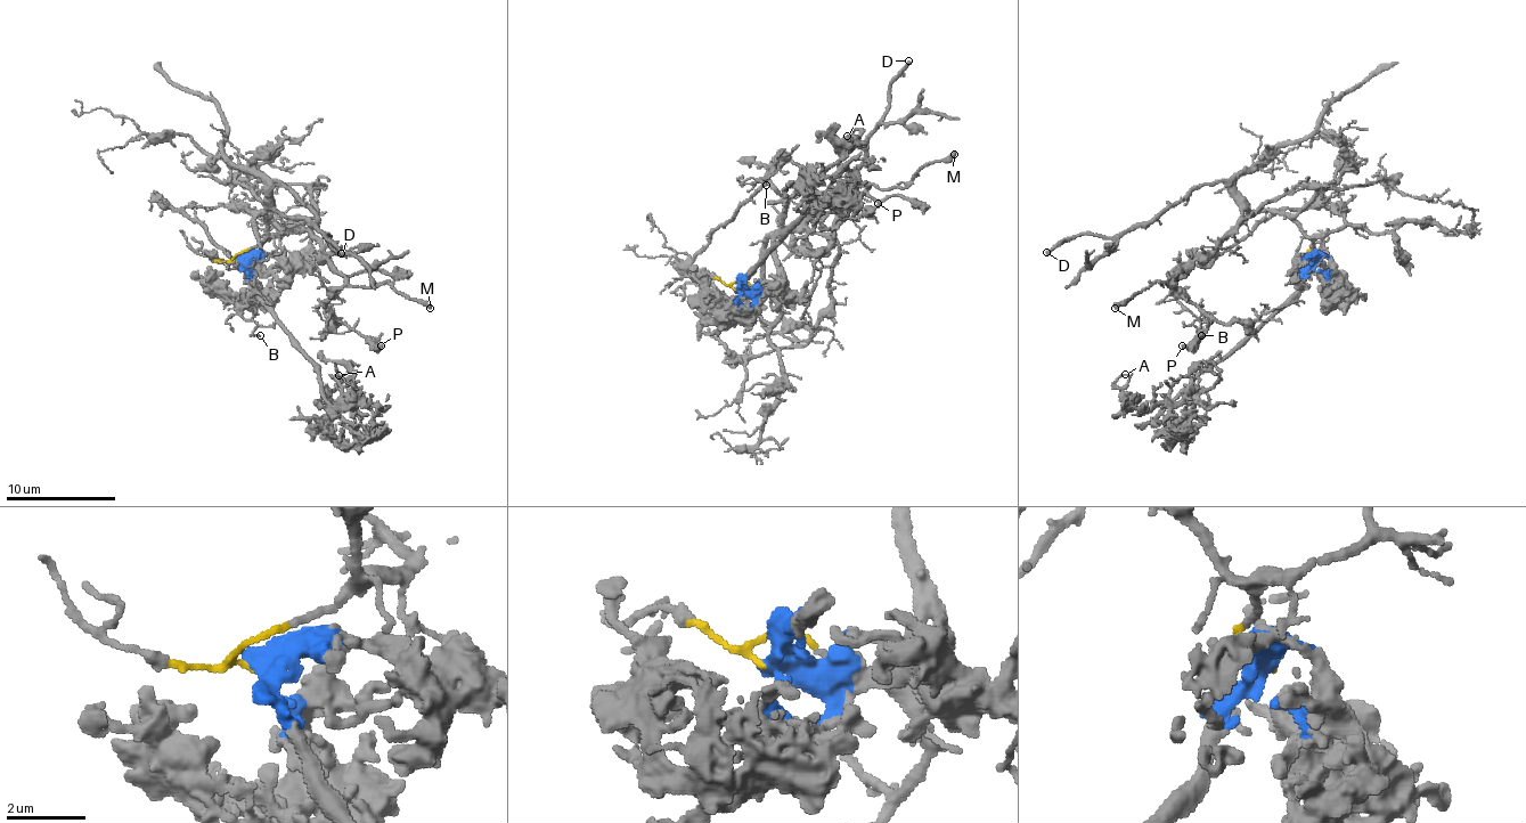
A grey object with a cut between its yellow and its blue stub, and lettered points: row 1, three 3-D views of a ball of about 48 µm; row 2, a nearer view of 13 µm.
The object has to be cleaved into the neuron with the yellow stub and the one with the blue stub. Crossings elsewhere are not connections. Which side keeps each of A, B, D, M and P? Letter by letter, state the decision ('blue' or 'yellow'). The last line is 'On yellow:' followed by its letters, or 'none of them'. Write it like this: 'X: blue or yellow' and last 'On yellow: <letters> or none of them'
A: blue
B: yellow
D: yellow
M: yellow
P: yellow
On yellow: B, D, M, P

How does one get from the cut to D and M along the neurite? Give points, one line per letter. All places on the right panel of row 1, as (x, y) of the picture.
D: (1318, 260), (1310, 254), (1313, 241), (1283, 213), (1250, 211), (1220, 181), (1121, 234), (1082, 234), (1046, 253)
M: (1318, 260), (1310, 254), (1313, 241), (1283, 213), (1241, 211), (1238, 225), (1173, 286), (1152, 284), (1115, 309)

